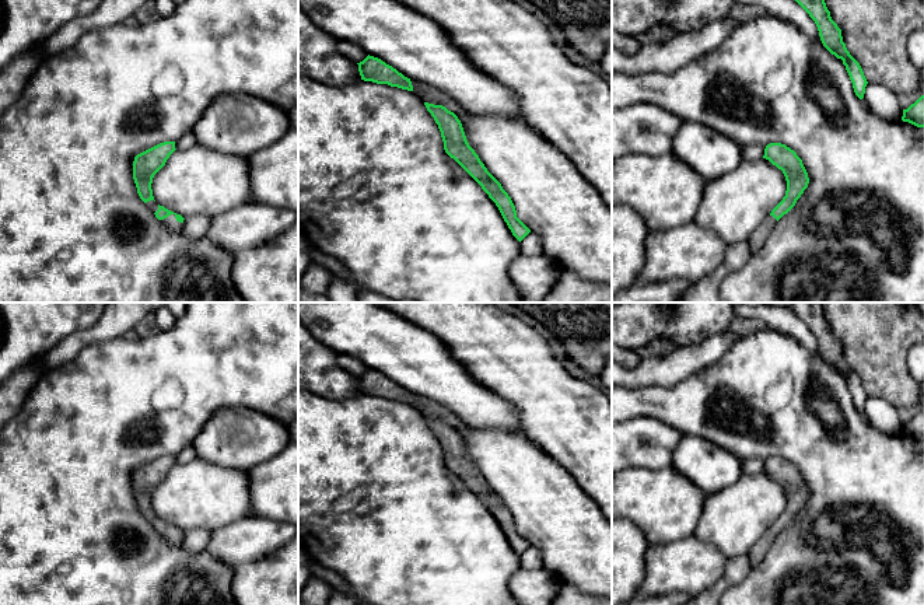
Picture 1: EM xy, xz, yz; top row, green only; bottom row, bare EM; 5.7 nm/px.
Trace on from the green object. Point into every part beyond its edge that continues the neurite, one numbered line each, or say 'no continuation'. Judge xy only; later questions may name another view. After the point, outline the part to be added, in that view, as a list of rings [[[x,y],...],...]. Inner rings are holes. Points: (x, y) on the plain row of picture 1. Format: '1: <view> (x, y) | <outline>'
1: xy (170, 535) | [[[171,528],[168,529],[167,532],[161,534],[165,541],[168,541],[171,545],[181,545],[182,541],[183,541],[183,536],[179,536],[176,532],[175,532],[175,528]]]

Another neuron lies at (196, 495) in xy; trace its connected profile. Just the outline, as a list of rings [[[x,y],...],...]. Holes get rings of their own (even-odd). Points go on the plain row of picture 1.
[[[199,458],[183,465],[175,464],[154,489],[151,503],[157,518],[183,532],[196,528],[213,532],[251,514],[248,472],[204,462]]]

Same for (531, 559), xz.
[[[529,546],[519,556],[519,562],[521,562],[521,569],[526,569],[526,570],[539,570],[539,569],[545,567],[542,553],[535,546]]]

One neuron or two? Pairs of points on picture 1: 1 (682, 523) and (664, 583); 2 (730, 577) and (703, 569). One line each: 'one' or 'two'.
1: two
2: two

